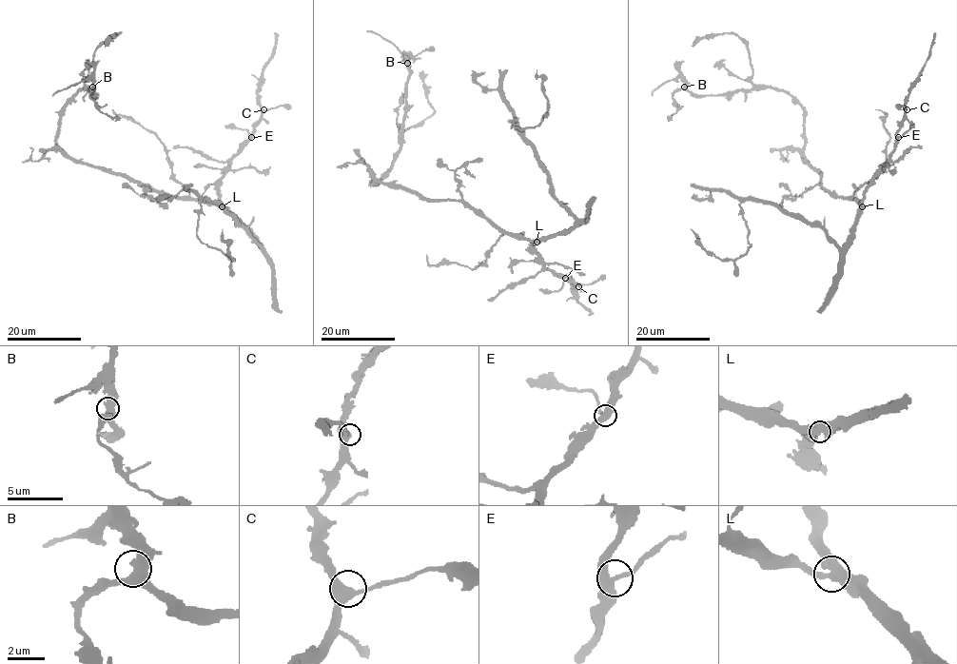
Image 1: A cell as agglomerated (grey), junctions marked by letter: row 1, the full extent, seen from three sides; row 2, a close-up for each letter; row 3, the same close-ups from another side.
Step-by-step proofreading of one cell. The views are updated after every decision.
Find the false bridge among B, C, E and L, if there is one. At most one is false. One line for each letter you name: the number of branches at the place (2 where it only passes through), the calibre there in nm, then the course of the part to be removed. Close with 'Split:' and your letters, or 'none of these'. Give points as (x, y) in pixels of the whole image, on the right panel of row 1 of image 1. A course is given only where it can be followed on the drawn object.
Split: none of these

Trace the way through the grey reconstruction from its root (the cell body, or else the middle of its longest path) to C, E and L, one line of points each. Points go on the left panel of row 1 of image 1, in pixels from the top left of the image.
C: (180, 198), (206, 200), (221, 205), (220, 180), (229, 161), (251, 135), (263, 109)
E: (180, 198), (206, 200), (220, 205), (220, 180), (229, 161), (251, 137)
L: (180, 198), (206, 200), (223, 206)

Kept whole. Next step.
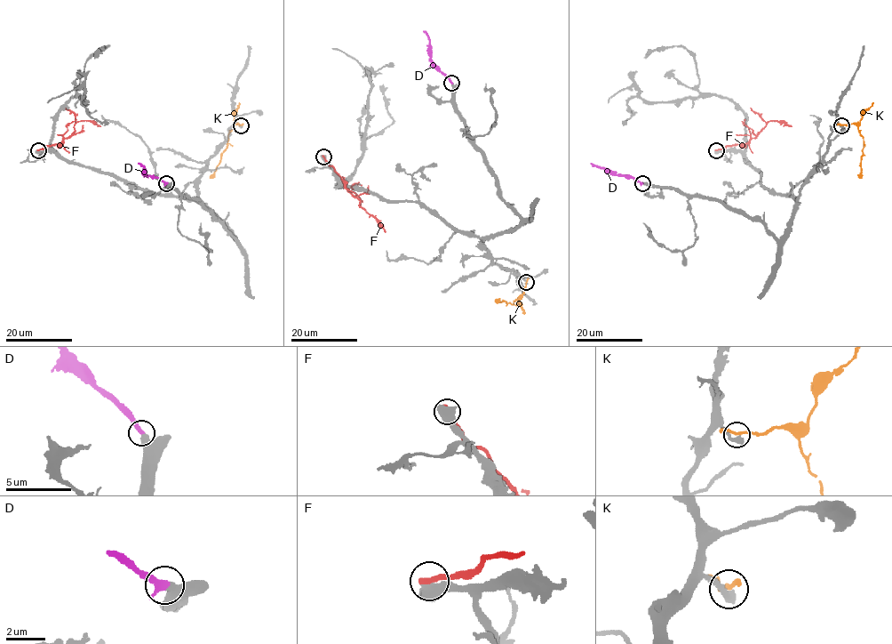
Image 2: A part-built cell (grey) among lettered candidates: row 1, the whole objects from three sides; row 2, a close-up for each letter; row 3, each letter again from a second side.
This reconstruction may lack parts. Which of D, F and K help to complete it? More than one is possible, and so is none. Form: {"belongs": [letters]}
{"belongs": ["D"]}

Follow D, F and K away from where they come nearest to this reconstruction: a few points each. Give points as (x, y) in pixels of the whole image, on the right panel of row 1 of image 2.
D: (643, 182), (613, 174), (591, 163)
F: (716, 150), (745, 143), (768, 121), (784, 121), (792, 126)
K: (841, 125), (854, 124), (864, 139), (860, 178)

